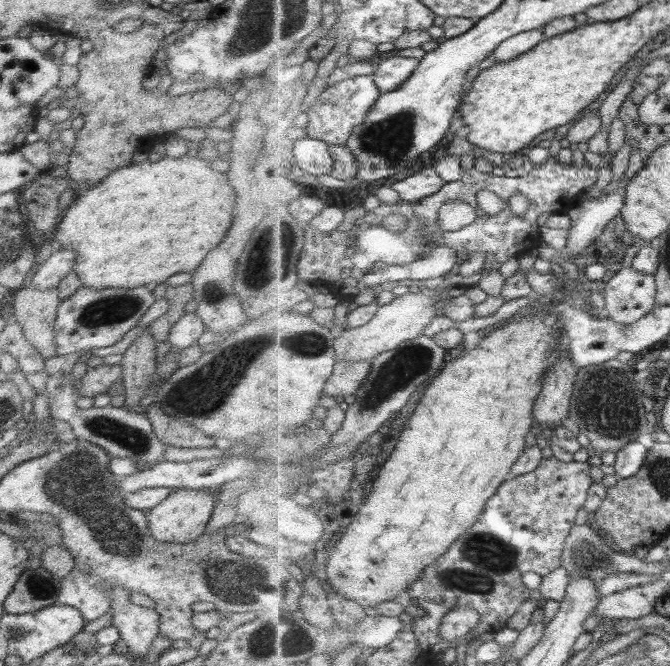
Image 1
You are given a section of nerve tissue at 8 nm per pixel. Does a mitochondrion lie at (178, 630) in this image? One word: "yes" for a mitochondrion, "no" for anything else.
no

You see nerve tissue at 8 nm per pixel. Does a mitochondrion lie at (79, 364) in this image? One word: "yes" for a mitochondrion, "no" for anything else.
no

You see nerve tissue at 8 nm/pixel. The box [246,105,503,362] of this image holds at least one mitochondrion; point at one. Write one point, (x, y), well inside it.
(389, 140)

